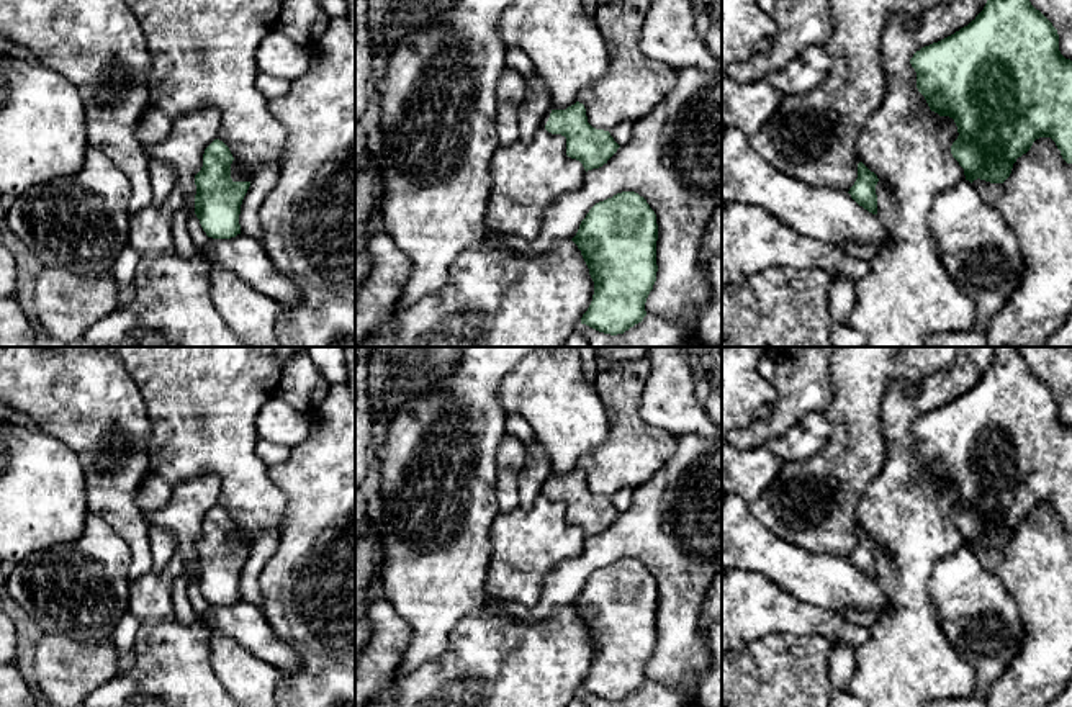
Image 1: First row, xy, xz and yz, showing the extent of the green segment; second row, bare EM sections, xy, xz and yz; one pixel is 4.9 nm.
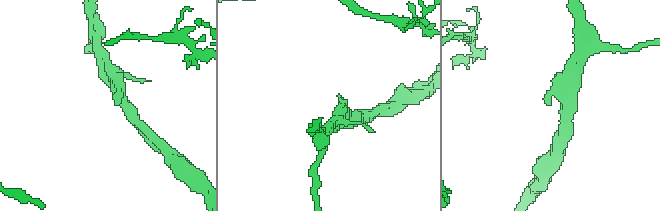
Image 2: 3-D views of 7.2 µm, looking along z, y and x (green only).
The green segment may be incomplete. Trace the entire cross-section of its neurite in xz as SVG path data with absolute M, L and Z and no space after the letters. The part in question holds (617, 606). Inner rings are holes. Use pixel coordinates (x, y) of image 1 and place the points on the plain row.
M622 558L596 570L571 607L581 617L594 648L592 668L583 681L581 691L617 702L642 689L646 682L645 669L658 638L658 591L646 566L635 558Z

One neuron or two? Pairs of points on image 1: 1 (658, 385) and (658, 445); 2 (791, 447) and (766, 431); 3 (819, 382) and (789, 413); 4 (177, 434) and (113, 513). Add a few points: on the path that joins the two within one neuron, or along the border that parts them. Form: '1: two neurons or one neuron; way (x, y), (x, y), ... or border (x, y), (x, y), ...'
1: two neurons; border (640, 391), (639, 414), (647, 423), (676, 436)
2: two neurons; border (807, 414), (765, 442)
3: one neuron; way (810, 390), (796, 405)
4: two neurons; border (153, 432), (138, 508)

